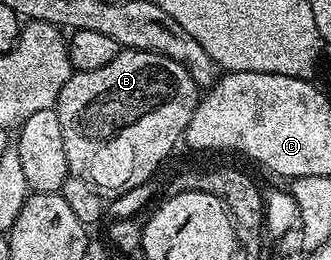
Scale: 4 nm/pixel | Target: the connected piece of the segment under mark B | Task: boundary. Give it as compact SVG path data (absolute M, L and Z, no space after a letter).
M122 49L101 69L74 71L64 89L60 89L56 104L71 175L87 179L103 193L134 191L144 186L169 157L170 150L185 136L199 98L200 88L192 81L184 65L172 61L172 57L151 51Z

